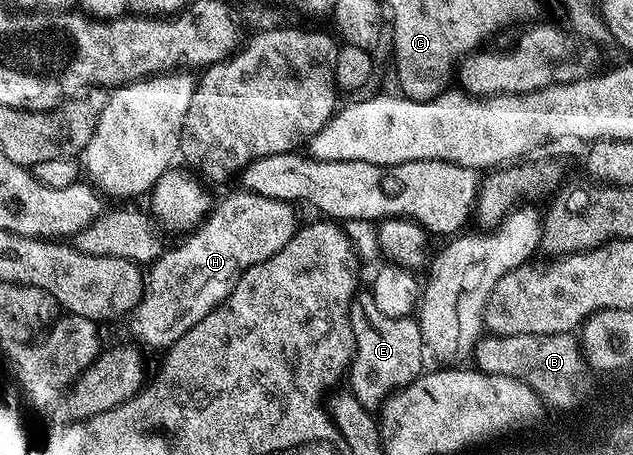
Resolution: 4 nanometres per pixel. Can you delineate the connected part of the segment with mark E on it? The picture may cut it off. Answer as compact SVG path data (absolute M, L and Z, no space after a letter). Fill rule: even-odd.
M359 291L351 303L351 326L355 336L355 357L349 370L349 381L351 377L352 386L367 385L366 392L372 397L387 397L393 387L408 385L410 381L423 376L425 342L423 332L419 330L419 322L414 316L385 315L385 311L377 307L375 296L370 291Z

